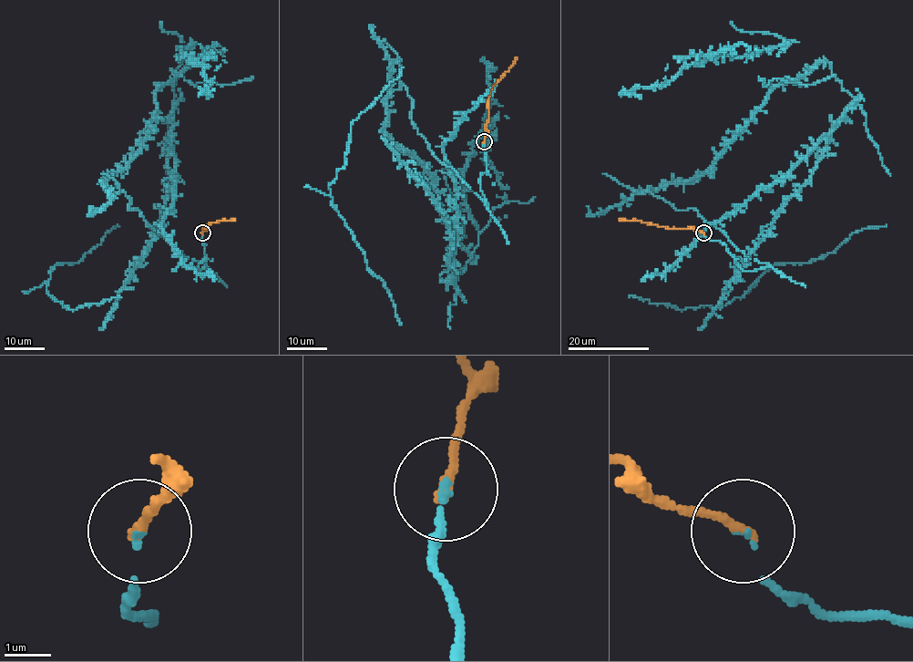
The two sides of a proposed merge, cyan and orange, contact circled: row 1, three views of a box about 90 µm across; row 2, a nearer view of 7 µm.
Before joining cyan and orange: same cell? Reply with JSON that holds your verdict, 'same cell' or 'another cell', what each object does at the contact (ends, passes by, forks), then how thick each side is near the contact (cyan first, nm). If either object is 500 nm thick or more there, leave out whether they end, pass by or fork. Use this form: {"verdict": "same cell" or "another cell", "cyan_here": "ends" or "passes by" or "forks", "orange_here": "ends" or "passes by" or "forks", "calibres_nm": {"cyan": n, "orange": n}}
{"verdict": "same cell", "cyan_here": "ends", "orange_here": "ends", "calibres_nm": {"cyan": 90, "orange": 220}}

